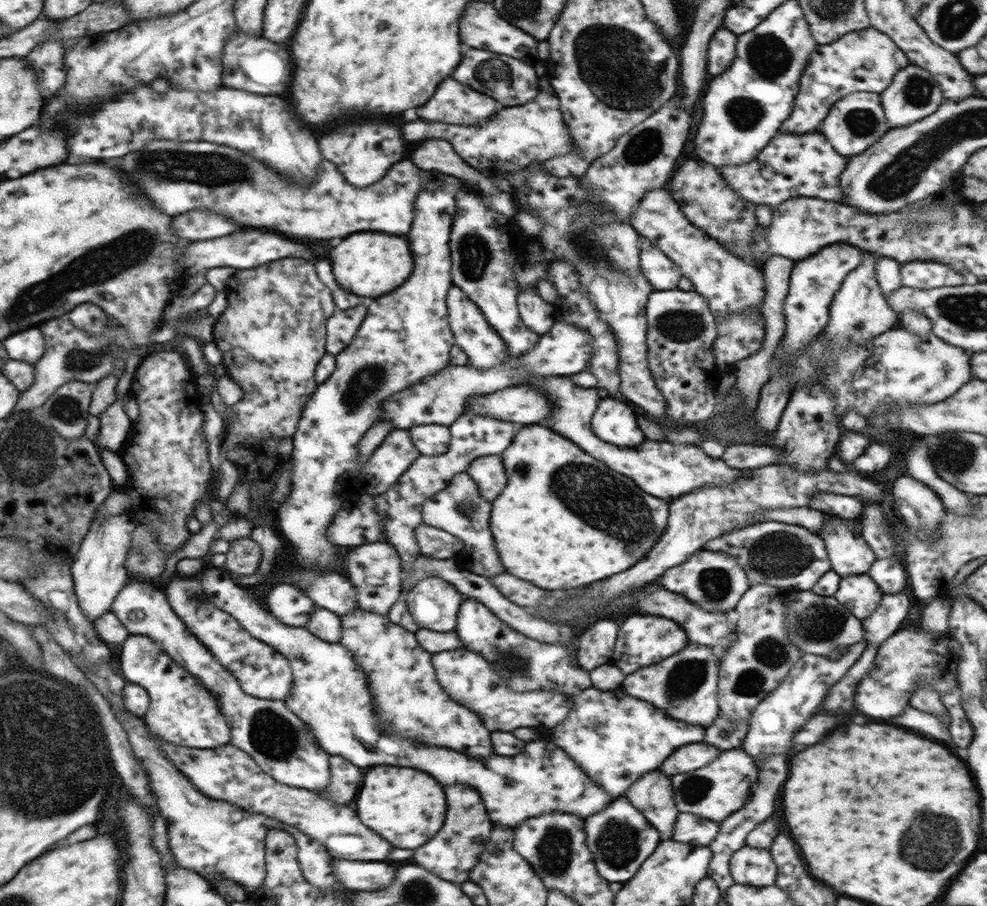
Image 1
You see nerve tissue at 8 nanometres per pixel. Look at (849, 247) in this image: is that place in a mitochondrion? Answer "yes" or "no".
no

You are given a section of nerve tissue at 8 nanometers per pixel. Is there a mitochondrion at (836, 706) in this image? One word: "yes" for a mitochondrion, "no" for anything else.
no

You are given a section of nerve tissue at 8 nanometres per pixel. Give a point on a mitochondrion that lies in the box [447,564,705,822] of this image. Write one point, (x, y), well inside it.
(515, 663)

